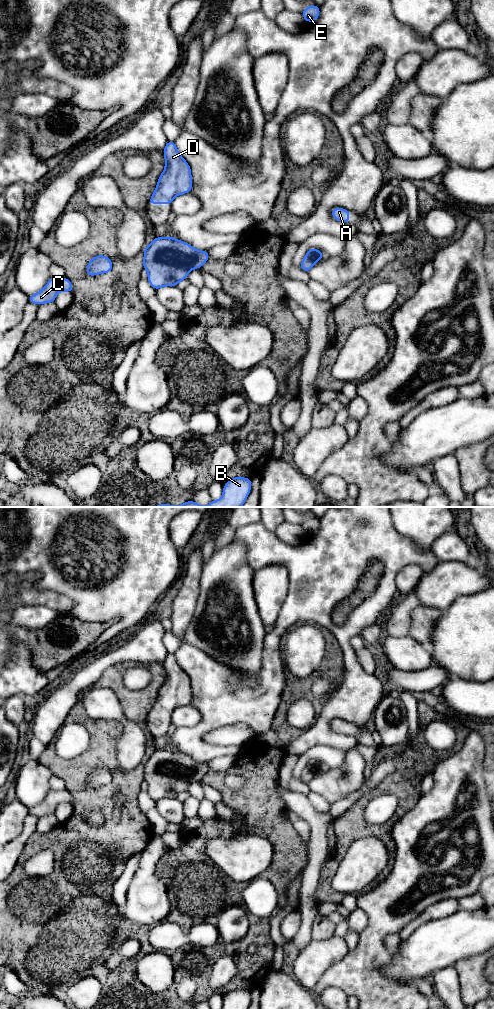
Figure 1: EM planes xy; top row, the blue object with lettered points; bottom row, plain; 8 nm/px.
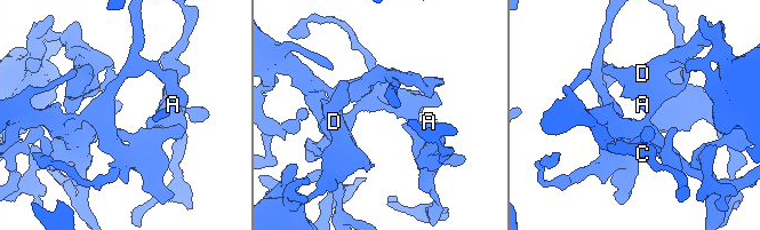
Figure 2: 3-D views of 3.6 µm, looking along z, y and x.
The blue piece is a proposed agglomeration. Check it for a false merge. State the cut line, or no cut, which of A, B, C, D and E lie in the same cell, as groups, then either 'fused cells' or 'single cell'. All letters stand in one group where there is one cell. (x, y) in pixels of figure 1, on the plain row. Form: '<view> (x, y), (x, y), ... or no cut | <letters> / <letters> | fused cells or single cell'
no cut | A B C D E | single cell

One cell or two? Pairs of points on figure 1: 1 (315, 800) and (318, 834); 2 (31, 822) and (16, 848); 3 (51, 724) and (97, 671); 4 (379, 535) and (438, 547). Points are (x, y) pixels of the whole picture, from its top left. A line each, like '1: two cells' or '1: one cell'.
1: two cells
2: one cell
3: one cell
4: two cells

